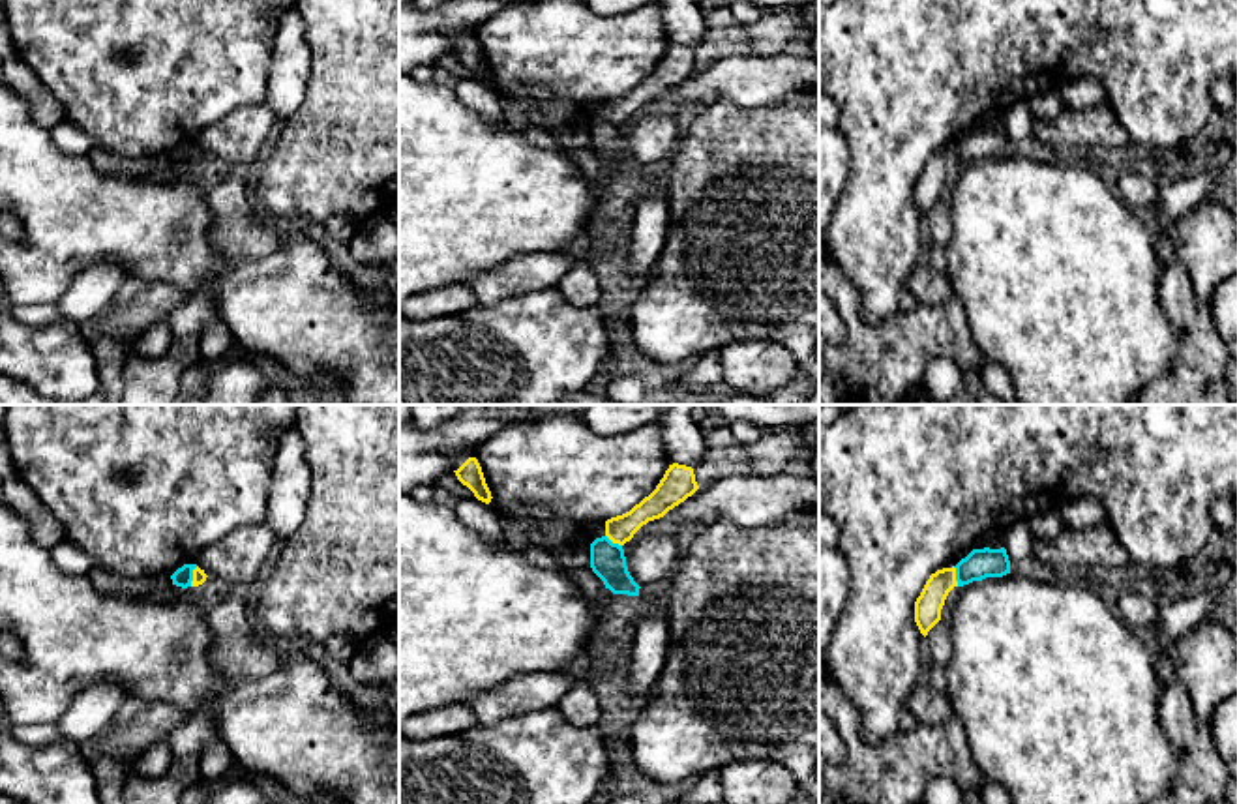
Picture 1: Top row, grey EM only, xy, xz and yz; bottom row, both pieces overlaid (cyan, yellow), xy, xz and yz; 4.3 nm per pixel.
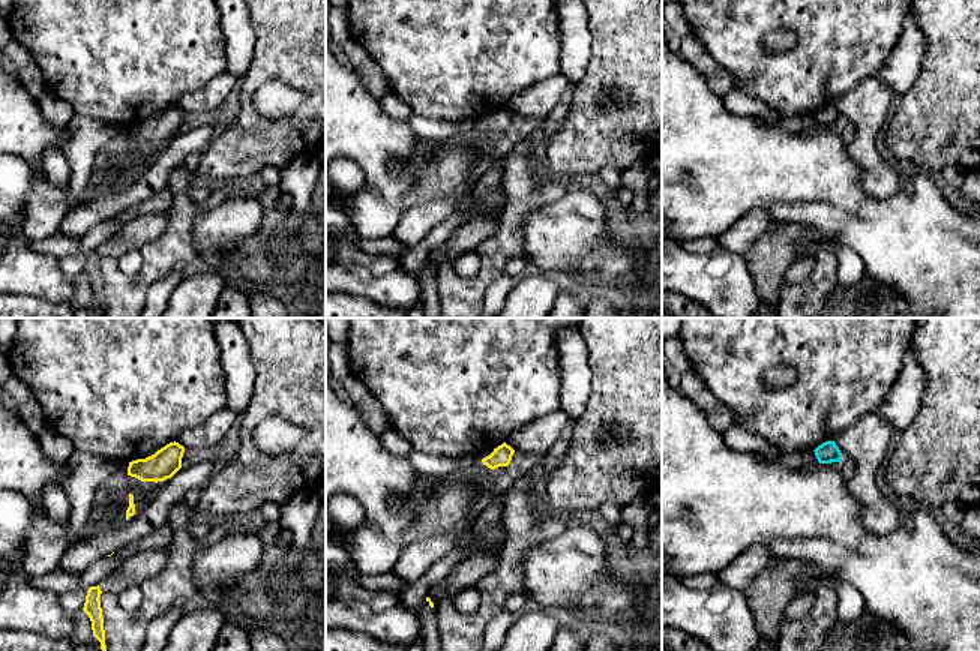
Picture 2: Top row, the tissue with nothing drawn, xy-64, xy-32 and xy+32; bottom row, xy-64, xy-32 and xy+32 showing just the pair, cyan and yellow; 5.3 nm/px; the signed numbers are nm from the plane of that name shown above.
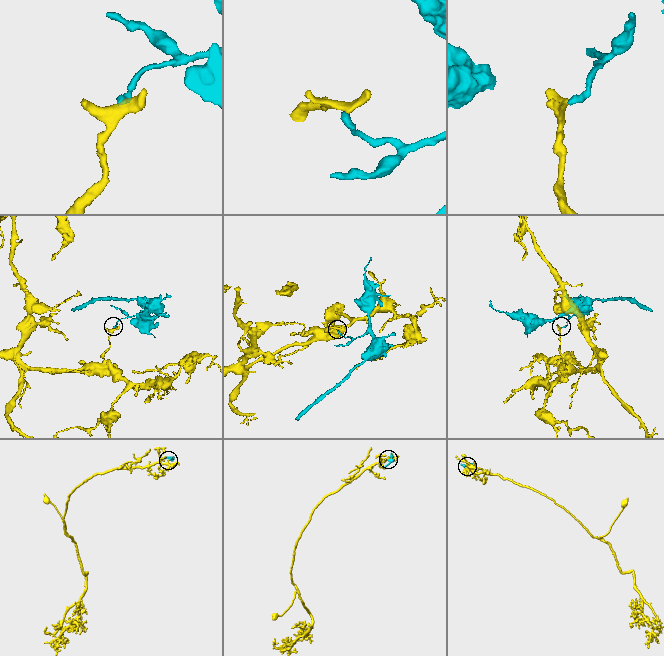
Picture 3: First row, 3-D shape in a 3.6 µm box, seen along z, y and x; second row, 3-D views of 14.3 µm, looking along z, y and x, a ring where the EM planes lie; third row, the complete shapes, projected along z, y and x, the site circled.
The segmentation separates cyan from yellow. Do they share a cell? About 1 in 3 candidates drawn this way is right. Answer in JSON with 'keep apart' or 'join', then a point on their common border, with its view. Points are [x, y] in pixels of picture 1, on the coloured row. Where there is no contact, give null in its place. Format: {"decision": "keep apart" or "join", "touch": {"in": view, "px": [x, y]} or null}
{"decision": "keep apart", "touch": {"in": "xy", "px": [192, 576]}}

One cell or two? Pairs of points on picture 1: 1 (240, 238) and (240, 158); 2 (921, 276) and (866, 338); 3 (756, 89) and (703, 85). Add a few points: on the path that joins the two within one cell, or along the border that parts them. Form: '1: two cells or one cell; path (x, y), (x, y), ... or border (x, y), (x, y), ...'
1: one cell; path (238, 218), (238, 178)
2: two cells; border (953, 293), (939, 302), (917, 304)
3: one cell; path (743, 85), (716, 85)

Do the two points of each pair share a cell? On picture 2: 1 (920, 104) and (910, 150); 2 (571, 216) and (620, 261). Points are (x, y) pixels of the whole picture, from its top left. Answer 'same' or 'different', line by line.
1: same
2: same

